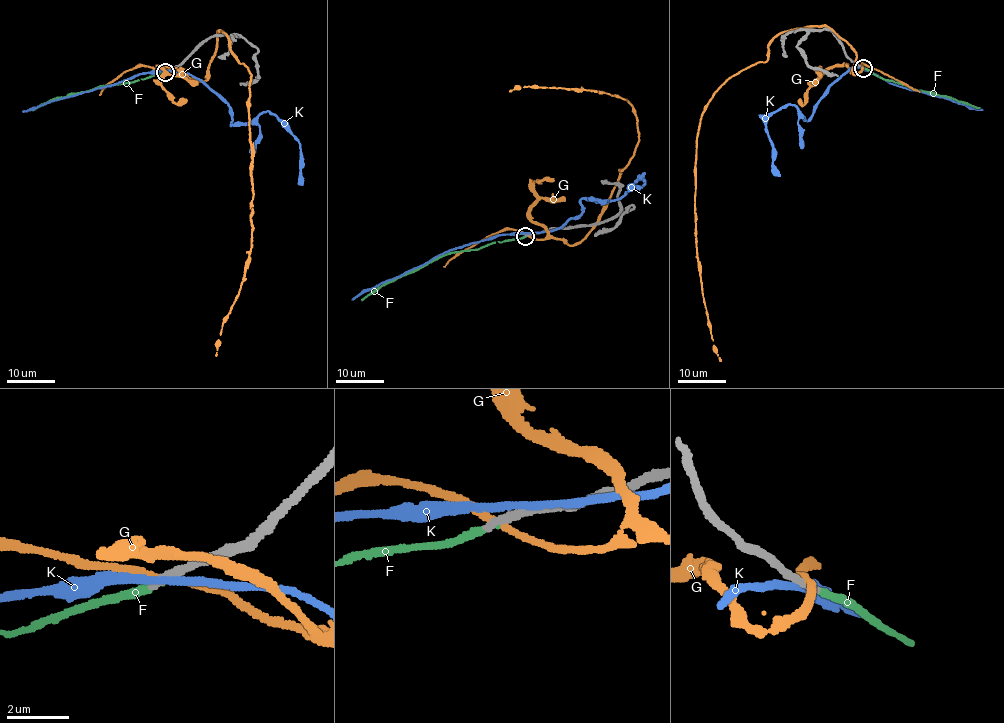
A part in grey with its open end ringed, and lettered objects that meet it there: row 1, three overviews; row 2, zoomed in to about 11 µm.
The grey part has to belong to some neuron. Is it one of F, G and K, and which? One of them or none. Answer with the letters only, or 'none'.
F

